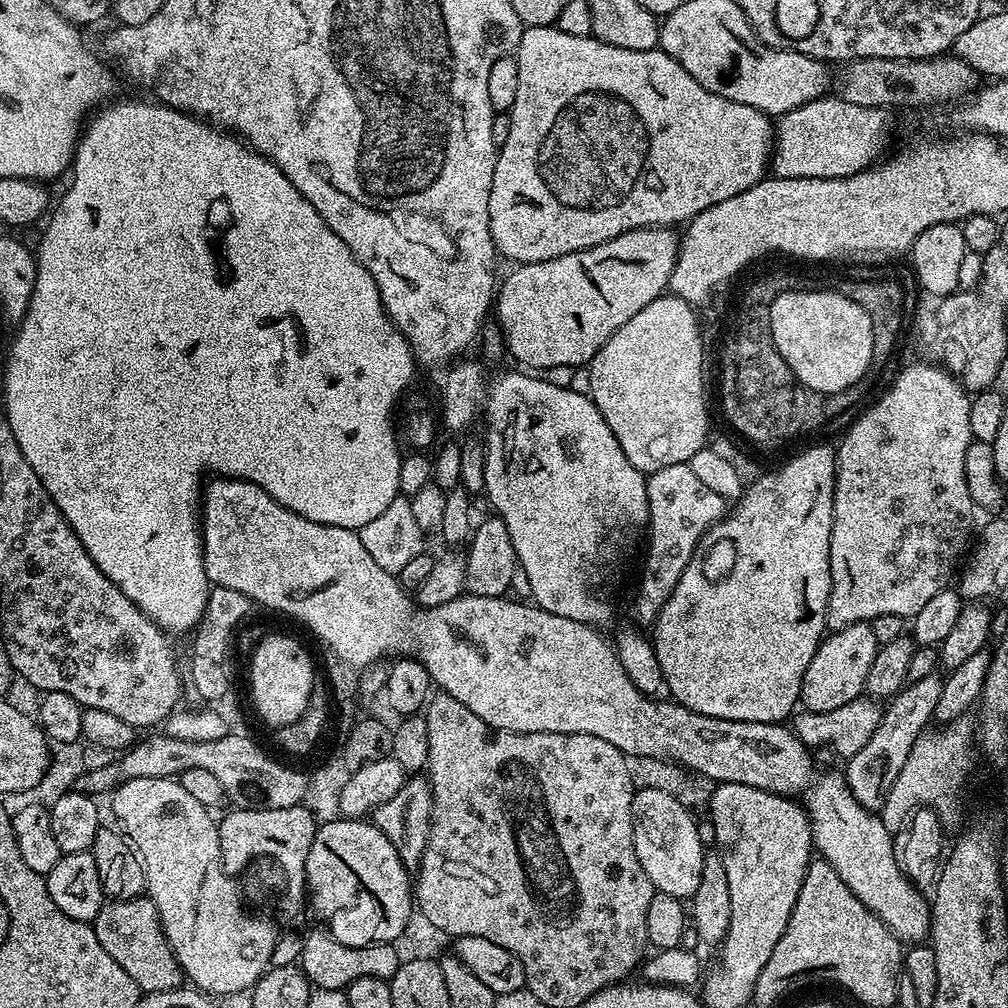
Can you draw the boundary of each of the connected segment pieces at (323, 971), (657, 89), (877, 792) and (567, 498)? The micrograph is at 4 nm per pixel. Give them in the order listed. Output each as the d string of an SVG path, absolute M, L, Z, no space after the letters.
M327 931L307 933L304 936L302 954L298 961L309 983L317 989L325 988L331 992L347 990L358 978L382 978L391 981L400 969L402 956L396 953L397 945L371 944L370 946L342 946Z
M528 26L520 33L514 55L518 62L518 98L514 98L514 106L510 109L510 138L506 138L506 142L498 148L494 182L490 190L490 230L497 253L503 259L505 256L508 260L516 260L512 262L517 265L546 262L567 252L593 248L610 238L618 238L618 234L628 232L631 228L683 225L711 204L754 187L765 179L769 171L774 147L773 121L764 113L754 110L754 106L742 106L742 102L730 102L730 98L722 98L706 90L663 50L635 52L603 44L592 36L562 34L562 30L554 26Z
M936 674L923 676L904 685L895 696L887 701L884 717L880 720L874 738L858 750L858 754L847 757L846 775L848 785L864 808L879 810L886 802L886 794L890 794L890 786L894 786L894 778L898 778L898 770L906 764L906 758L912 747L934 720L934 706L938 706L938 698L942 698L944 680Z
M524 370L508 372L491 381L487 395L486 417L488 416L488 440L483 441L486 458L486 482L484 492L493 504L495 515L506 522L506 530L510 530L510 542L514 542L514 550L519 571L528 579L528 588L532 591L531 599L537 608L550 614L558 614L562 618L570 618L574 622L582 622L589 626L600 626L603 620L612 616L612 608L608 605L608 588L616 580L620 567L624 564L624 556L632 552L636 544L636 532L643 533L648 527L648 482L645 473L639 472L622 454L622 446L618 446L618 438L606 426L602 414L588 396L578 394L563 383L551 384L548 380L539 380L539 375L529 374Z

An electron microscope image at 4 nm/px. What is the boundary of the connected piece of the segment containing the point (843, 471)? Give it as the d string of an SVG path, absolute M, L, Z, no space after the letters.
M935 363L912 364L896 376L896 381L888 388L888 393L873 408L868 408L848 428L836 454L836 493L834 494L834 518L832 519L832 537L830 538L830 574L832 575L832 593L828 599L826 624L829 629L845 628L847 624L870 622L878 614L898 614L905 618L915 617L917 612L934 598L949 583L956 563L961 563L960 555L968 544L968 535L972 532L972 512L974 505L970 490L966 486L966 450L972 445L970 430L970 396L963 384L950 372Z

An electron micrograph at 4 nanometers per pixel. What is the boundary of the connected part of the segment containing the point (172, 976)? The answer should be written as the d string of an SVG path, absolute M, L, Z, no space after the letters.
M151 897L105 901L92 925L98 935L98 942L101 942L114 962L134 979L143 993L168 992L181 987L184 975L165 937L156 904Z

